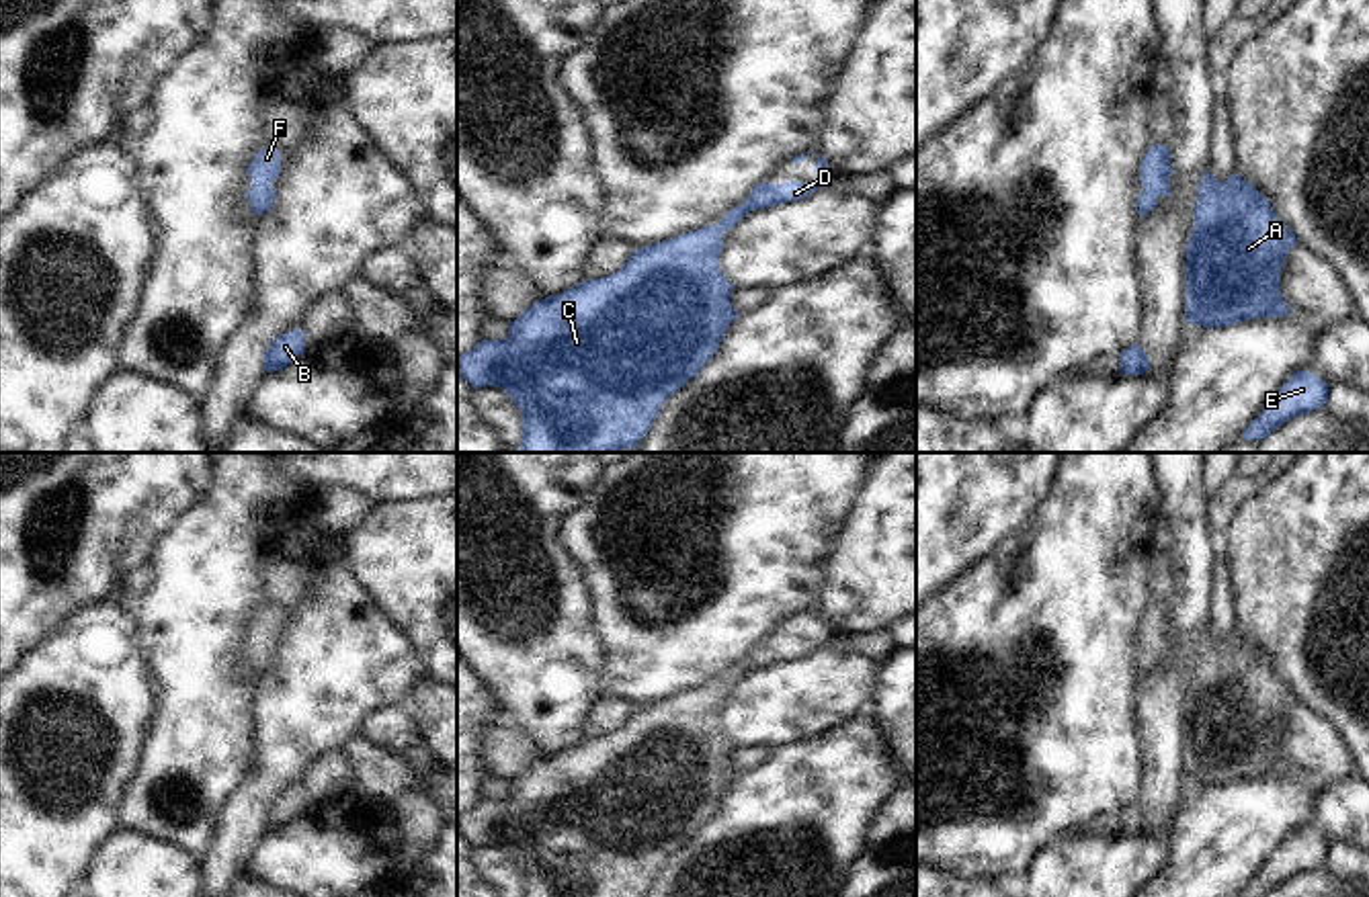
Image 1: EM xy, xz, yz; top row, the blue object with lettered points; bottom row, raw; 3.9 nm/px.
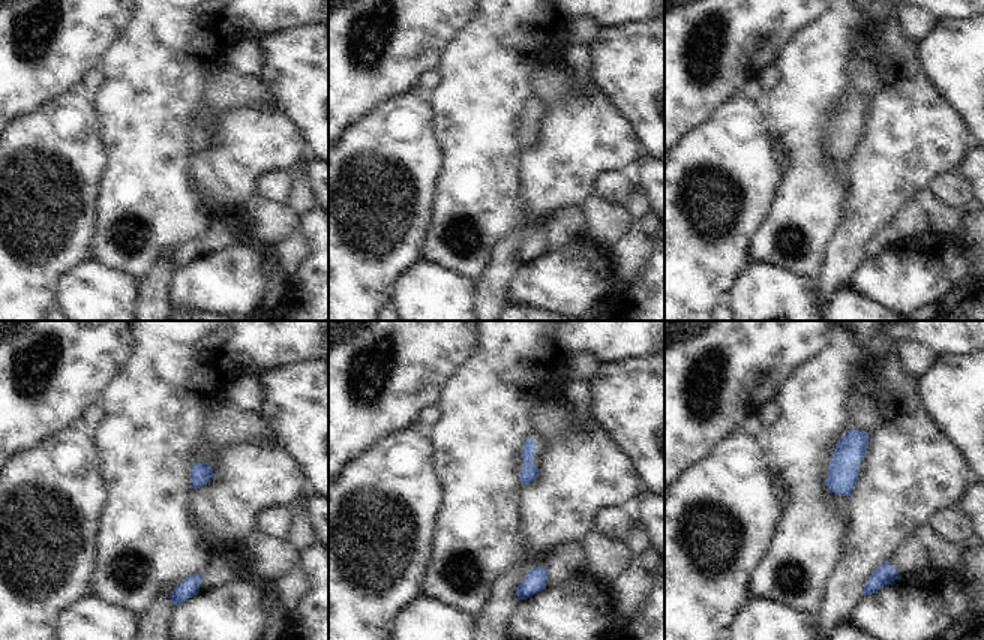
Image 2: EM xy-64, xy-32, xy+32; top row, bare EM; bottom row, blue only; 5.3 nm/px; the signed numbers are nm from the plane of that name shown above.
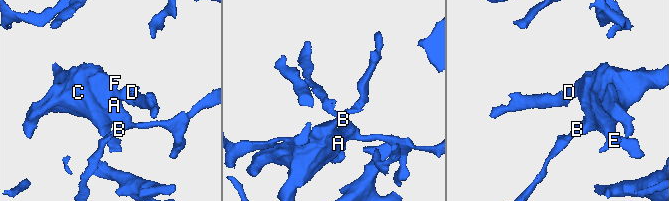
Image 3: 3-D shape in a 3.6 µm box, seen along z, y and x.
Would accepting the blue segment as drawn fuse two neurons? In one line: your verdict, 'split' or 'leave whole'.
leave whole

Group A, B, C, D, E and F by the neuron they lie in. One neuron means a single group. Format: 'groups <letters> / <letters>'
groups A B C D E F

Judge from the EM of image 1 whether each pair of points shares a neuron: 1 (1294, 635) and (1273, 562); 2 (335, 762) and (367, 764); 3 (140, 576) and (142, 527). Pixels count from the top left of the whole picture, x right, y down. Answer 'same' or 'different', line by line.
1: same
2: different
3: different

